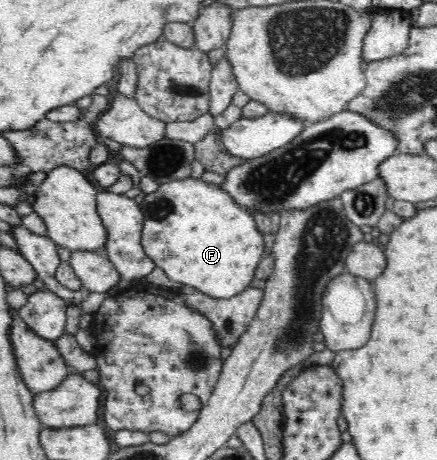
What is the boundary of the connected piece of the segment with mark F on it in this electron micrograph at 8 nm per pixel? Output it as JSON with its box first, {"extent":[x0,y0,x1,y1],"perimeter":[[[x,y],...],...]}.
{"extent":[139,177,266,298],"perimeter":[[[190,177],[160,183],[155,193],[143,194],[139,245],[172,281],[206,296],[230,298],[251,286],[266,243],[254,217],[244,208],[230,205],[218,191],[213,183]]]}

